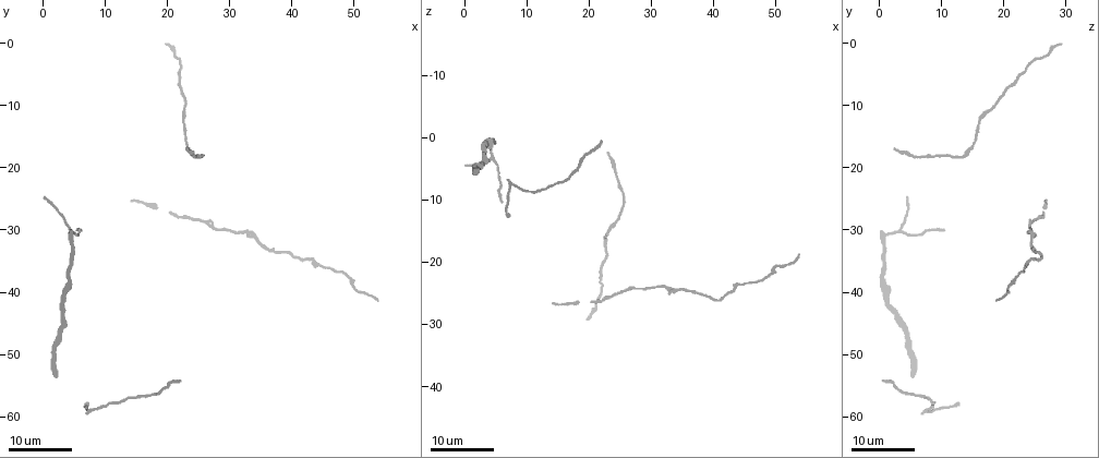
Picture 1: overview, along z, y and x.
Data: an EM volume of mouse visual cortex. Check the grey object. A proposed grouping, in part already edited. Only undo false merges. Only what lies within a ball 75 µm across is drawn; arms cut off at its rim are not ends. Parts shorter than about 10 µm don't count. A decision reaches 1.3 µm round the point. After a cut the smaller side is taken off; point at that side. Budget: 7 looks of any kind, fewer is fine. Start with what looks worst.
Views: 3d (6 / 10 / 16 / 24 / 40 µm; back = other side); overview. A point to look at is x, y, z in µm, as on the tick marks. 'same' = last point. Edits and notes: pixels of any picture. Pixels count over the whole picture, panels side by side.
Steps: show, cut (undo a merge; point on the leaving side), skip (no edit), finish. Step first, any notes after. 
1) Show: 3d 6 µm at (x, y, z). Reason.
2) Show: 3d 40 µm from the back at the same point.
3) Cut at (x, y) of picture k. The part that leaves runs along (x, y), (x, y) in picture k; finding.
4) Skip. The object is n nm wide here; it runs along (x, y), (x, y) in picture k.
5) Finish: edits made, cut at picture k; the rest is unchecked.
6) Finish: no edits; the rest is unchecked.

Show: 3d 24 µm at (11.5, 58.0, 9.0). Sudden change in width.

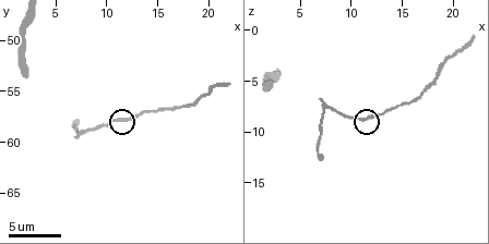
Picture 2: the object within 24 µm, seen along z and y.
Show: 3d 10 µm at (11.2, 57.6, 8.8).

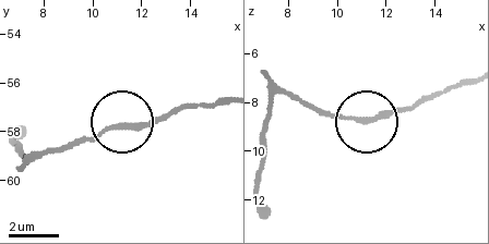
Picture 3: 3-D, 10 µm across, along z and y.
Skip. Continuous, no second cell.

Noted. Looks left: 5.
Show: 3d 16 µm at (43.5, 35.5, 24.0). Sudden change in width.

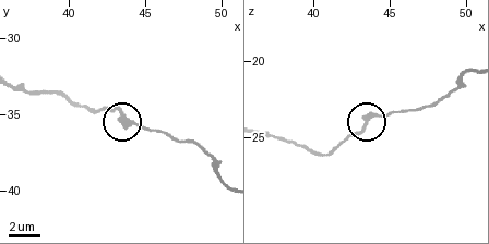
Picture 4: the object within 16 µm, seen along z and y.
Show: 3d 10 µm at (43.8, 35.4, 23.6). Zoom in.

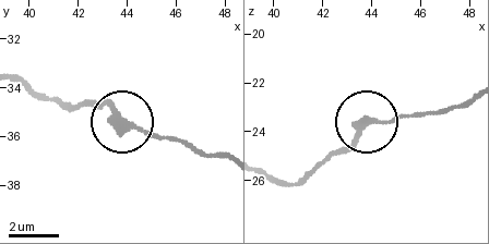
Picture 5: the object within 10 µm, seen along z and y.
Skip. It runs along (262, 172), (287, 183), (300, 181), (369, 122), (424, 114) in picture 5; continuous, no second cell.

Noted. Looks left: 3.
Show: 3d 16 µm at (6.0, 30.0, 10.0).

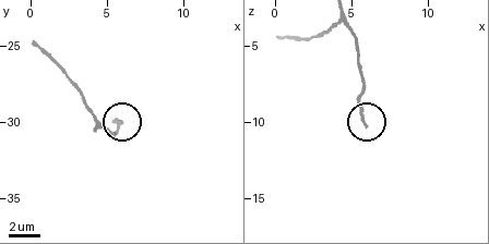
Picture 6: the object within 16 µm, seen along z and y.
Show: 3d 6 µm at the same point. Closer look.

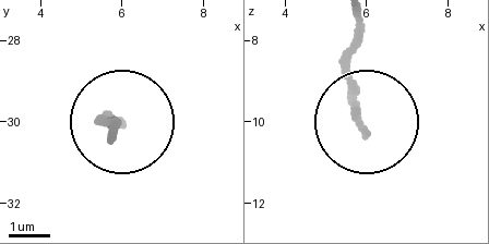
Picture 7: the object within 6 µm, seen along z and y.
Skip. The side arm is 66 µm long; it runs along (364, 127), (346, 59), (357, 20) in picture 7; continuous, no second cell.

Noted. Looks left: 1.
Finish: no edits; the rest is unchecked.

